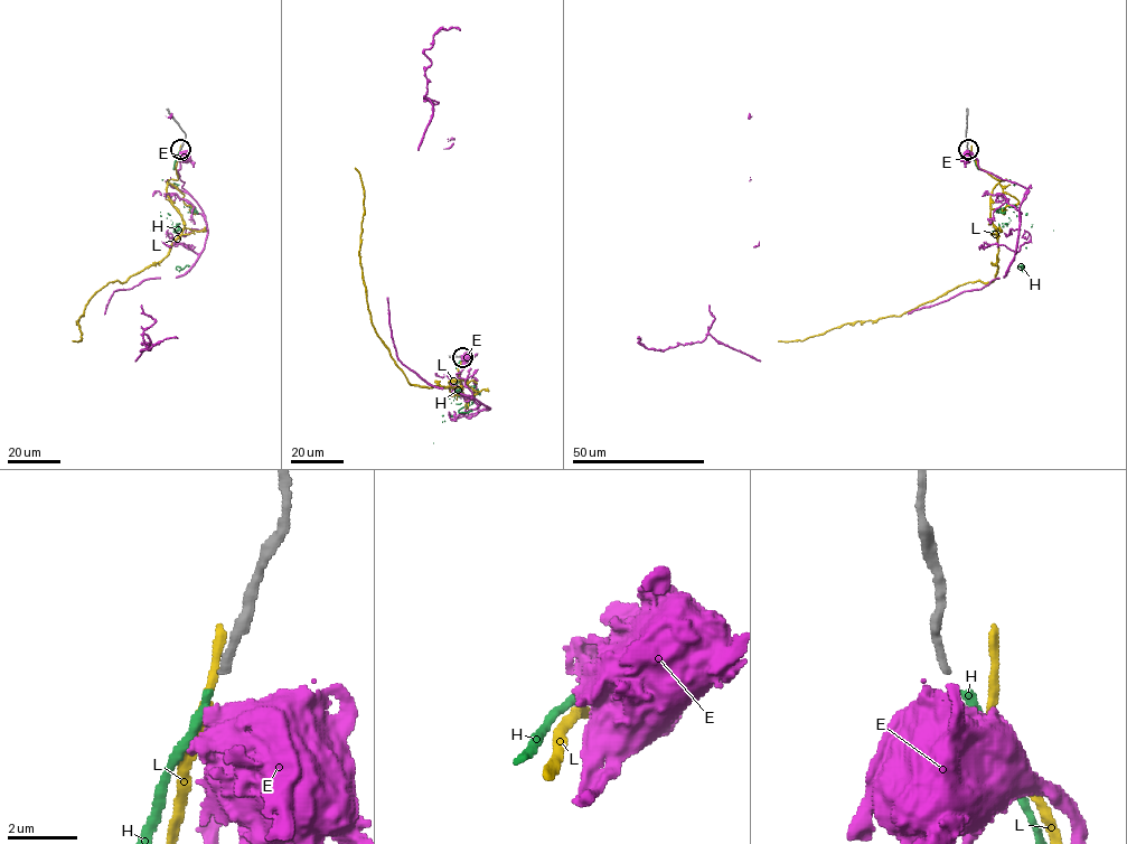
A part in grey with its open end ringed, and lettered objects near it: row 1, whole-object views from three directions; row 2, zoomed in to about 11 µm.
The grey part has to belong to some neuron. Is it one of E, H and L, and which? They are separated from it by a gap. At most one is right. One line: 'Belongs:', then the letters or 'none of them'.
Belongs: none of them

